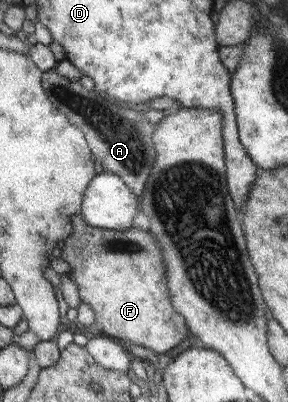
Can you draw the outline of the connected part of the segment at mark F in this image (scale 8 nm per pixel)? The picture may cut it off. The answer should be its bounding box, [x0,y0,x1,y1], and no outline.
[60,214,190,354]

